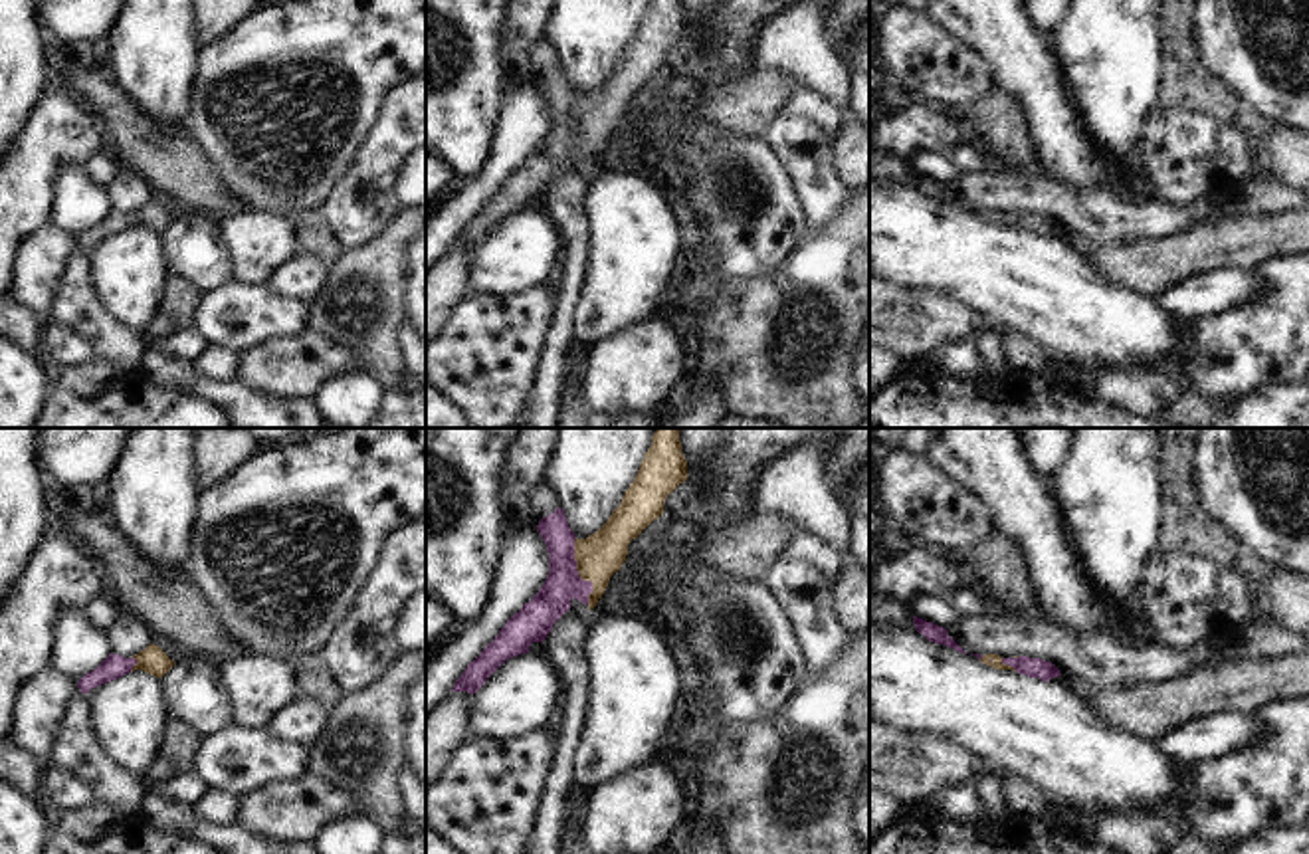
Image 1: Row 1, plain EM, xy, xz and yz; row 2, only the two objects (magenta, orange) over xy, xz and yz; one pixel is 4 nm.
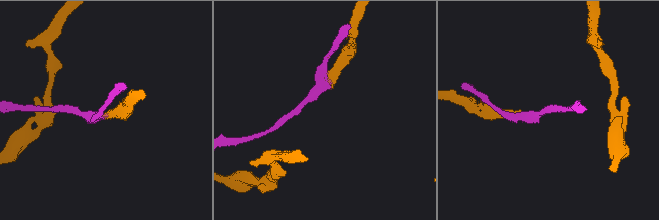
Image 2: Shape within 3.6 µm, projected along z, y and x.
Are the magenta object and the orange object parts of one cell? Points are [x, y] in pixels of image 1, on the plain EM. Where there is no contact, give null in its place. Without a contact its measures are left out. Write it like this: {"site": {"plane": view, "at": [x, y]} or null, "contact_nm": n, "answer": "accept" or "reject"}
{"site": {"plane": "xz", "at": [577, 129]}, "contact_nm": 280, "answer": "accept"}

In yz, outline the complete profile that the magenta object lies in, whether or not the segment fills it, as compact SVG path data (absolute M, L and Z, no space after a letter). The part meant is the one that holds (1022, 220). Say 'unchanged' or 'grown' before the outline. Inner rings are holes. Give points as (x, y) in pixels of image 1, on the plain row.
grown | M970 210L970 212L976 212L982 220L992 222L994 226L1014 226L1028 234L1040 234L1042 238L1061 232L1052 218L1040 214L1028 212L1000 214L998 210L984 210L984 212Z

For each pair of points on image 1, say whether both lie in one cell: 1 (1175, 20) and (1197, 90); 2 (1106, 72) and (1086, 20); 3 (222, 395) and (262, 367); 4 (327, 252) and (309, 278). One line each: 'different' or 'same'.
1: same
2: same
3: different
4: different

